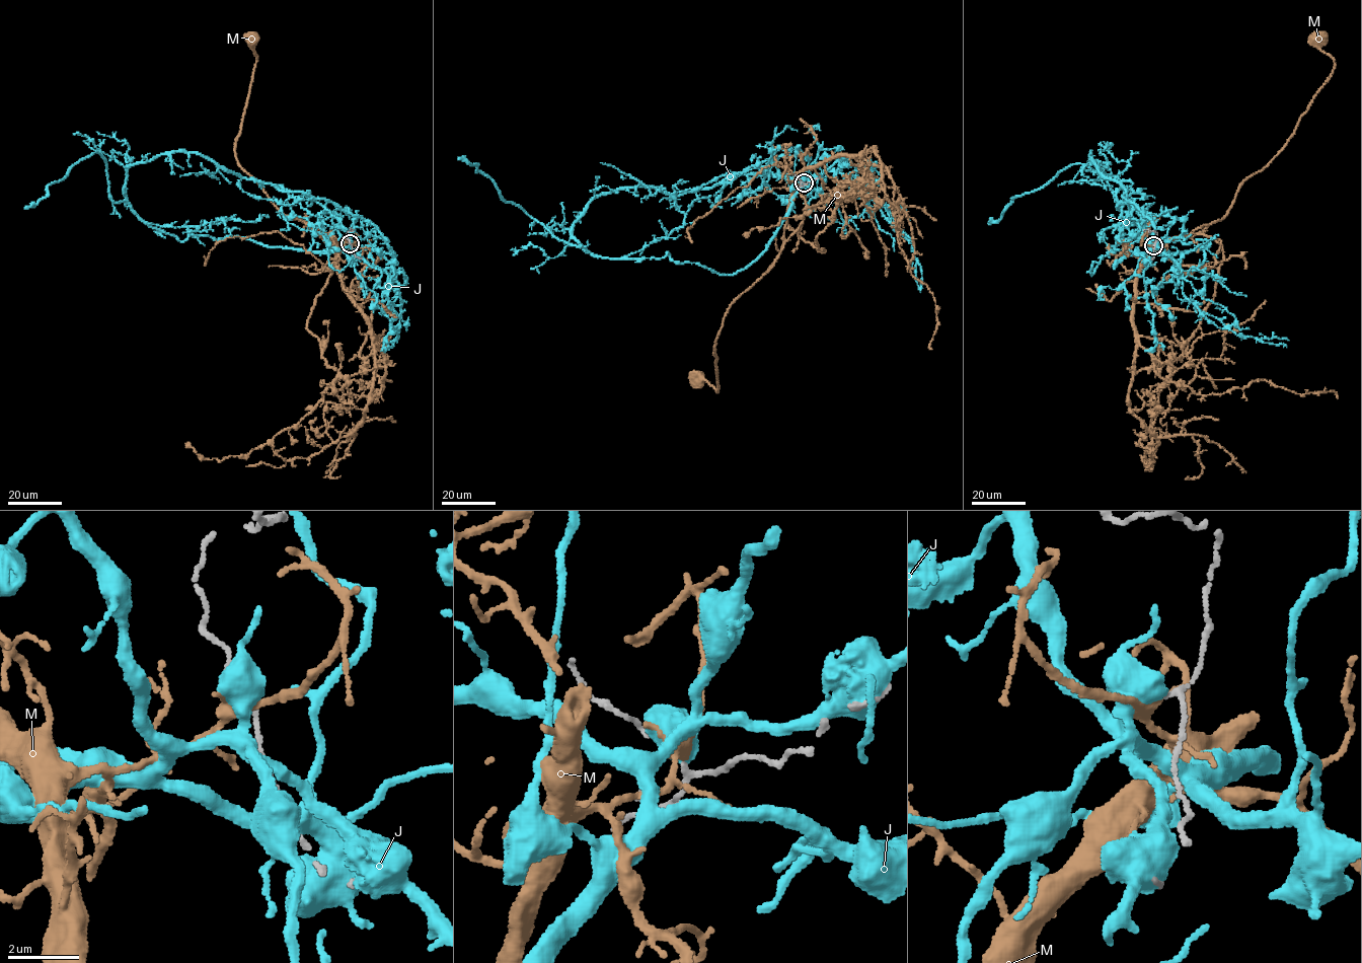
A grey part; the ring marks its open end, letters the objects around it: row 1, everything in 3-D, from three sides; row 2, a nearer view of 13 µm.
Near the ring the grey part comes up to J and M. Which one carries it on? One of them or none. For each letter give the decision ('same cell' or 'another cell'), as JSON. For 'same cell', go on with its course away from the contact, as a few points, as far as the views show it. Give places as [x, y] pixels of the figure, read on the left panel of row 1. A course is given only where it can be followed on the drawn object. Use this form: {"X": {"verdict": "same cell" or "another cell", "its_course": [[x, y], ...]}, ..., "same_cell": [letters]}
{"J": {"verdict": "another cell"}, "M": {"verdict": "same cell", "its_course": [[350, 243], [338, 249], [330, 245], [312, 225], [282, 212], [239, 164], [234, 147], [256, 58], [251, 38]]}, "same_cell": ["M"]}

